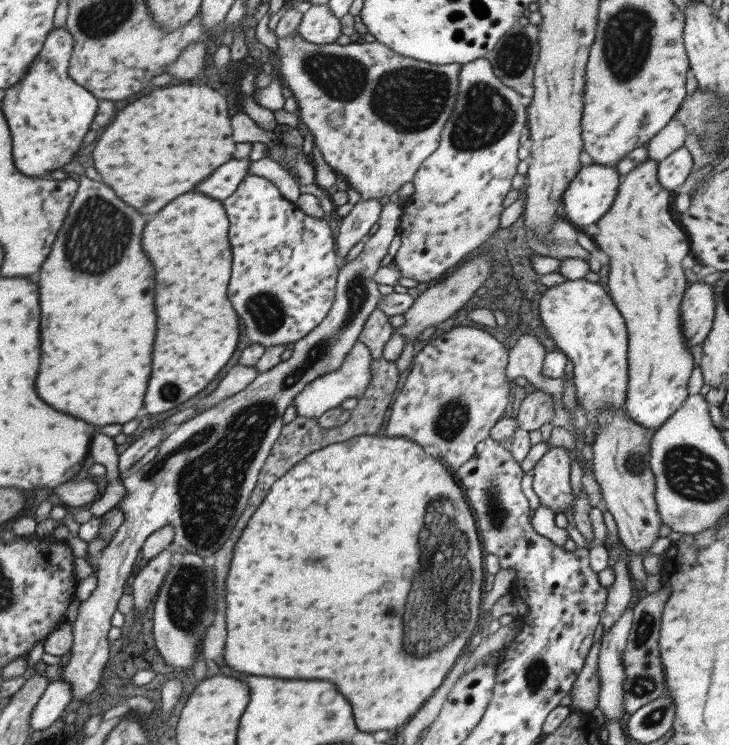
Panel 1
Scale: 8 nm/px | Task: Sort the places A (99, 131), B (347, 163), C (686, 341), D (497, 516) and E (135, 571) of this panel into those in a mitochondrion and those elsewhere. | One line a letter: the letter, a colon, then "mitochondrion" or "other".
A: other
B: other
C: other
D: mitochondrion
E: other

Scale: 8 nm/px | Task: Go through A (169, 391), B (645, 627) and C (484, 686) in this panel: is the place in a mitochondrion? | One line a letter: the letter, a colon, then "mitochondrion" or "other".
A: mitochondrion
B: mitochondrion
C: other

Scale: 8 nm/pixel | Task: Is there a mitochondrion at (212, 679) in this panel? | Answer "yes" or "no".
no

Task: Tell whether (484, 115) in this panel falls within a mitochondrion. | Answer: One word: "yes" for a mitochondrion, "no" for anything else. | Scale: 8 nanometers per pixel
yes

